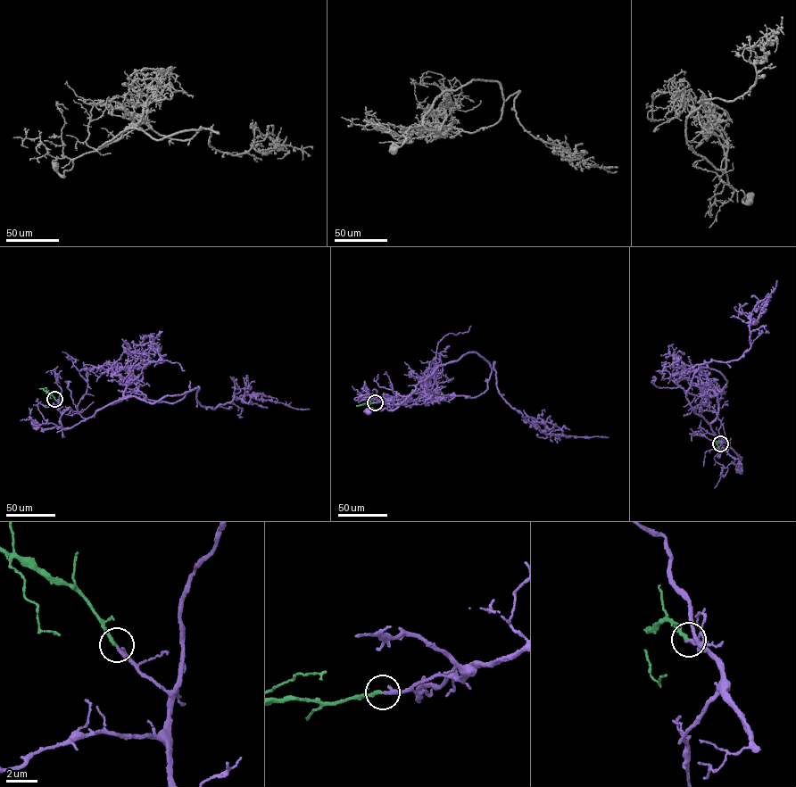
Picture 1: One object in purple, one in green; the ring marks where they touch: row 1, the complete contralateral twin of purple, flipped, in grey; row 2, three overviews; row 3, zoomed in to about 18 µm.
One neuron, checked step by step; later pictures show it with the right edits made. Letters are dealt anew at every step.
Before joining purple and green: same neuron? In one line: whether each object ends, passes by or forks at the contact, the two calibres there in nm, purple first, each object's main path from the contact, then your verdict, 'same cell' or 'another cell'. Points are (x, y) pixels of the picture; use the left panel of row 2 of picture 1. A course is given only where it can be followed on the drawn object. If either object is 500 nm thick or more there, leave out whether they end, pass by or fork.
purple ends; green ends; calibres 260 and 200 nm; course purple (54, 399), (58, 402), (62, 426), (66, 429), (54, 426), (42, 429), (35, 424); course green (54, 399), (43, 389), (46, 387); same cell

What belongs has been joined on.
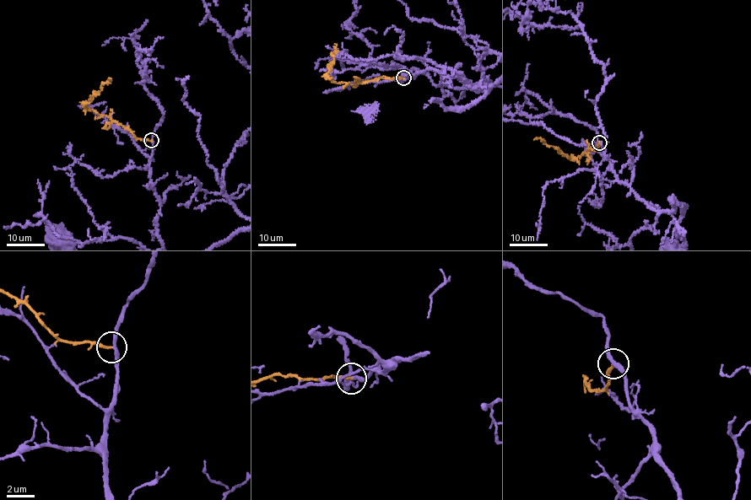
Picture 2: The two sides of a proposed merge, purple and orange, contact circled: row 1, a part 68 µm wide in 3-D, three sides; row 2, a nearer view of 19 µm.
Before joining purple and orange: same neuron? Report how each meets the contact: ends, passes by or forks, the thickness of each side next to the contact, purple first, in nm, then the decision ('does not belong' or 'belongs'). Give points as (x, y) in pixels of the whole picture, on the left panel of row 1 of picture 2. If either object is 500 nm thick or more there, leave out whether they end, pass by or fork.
purple passes by | orange ends | 260/180 nm | does not belong

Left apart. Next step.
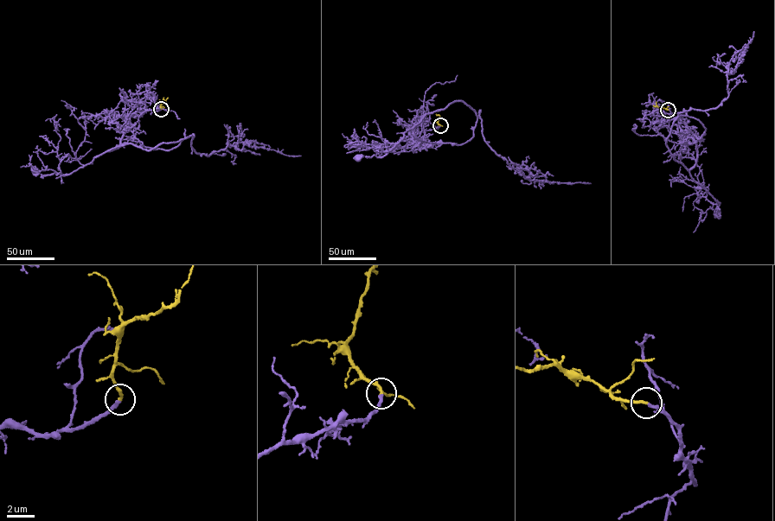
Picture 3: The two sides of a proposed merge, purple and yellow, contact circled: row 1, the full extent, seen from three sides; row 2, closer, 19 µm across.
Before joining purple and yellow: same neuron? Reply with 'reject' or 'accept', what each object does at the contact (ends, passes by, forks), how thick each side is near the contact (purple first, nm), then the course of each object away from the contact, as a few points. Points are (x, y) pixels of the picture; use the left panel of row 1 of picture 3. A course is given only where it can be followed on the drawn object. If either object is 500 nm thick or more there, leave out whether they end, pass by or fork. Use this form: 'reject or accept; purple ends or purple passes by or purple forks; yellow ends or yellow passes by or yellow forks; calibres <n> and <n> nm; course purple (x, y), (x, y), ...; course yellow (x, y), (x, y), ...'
accept; purple ends; yellow ends; calibres 240 and 220 nm; course purple (161, 109), (156, 111), (145, 109), (131, 114), (120, 144), (67, 174), (41, 175), (35, 170); course yellow (161, 109), (165, 102), (163, 98)

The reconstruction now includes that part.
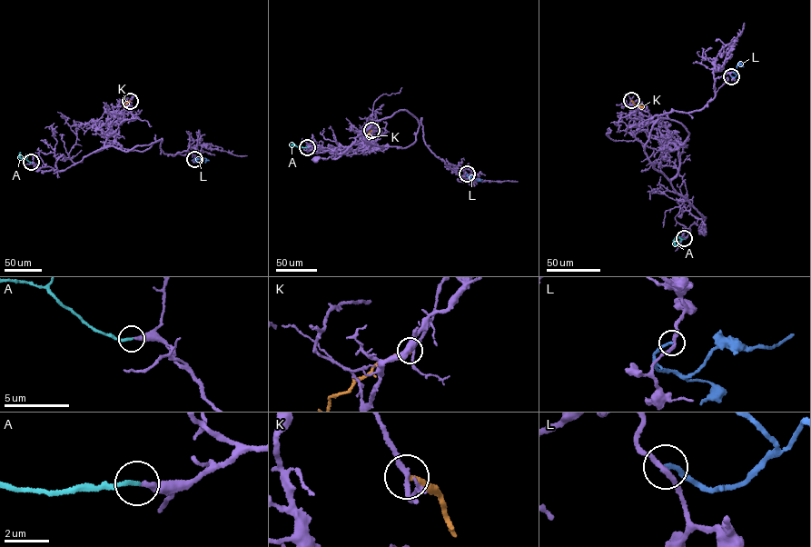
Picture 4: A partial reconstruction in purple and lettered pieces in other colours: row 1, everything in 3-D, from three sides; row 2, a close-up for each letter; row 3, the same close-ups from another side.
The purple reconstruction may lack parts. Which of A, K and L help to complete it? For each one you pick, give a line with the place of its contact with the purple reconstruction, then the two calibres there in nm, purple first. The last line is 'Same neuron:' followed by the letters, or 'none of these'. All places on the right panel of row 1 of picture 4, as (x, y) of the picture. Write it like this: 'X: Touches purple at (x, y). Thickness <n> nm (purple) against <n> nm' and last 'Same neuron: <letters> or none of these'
A: Touches purple at (684, 238). Thickness 240 nm (purple) against 200 nm
Same neuron: A

